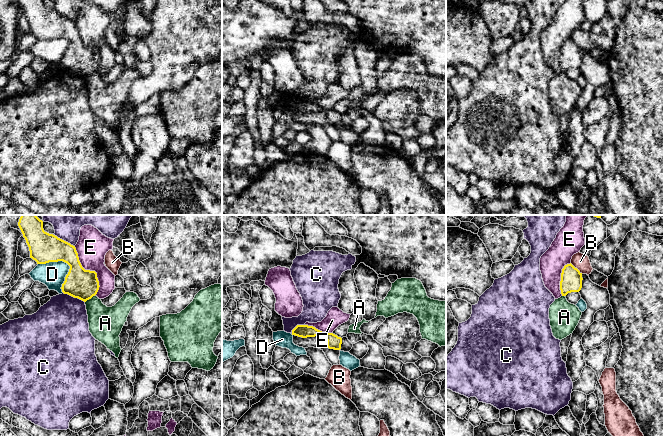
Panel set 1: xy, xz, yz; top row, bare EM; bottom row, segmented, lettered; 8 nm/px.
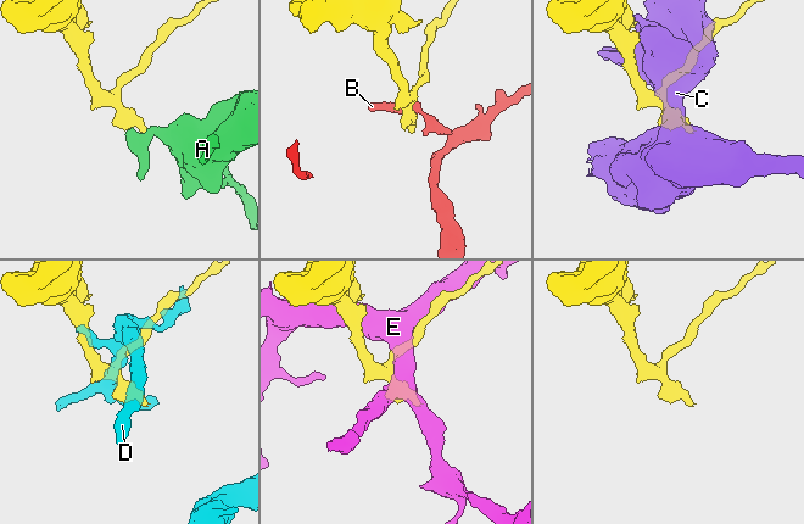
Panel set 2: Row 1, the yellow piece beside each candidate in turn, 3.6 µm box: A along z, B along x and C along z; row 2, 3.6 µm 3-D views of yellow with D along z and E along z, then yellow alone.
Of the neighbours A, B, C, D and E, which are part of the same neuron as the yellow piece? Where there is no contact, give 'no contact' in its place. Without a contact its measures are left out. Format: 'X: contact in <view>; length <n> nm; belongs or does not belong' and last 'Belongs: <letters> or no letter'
A: contact in xy; length 100 nm; does not belong
B: contact in yz; length 130 nm; does not belong
C: contact in xy; length 190 nm; does not belong
D: contact in xy; length 320 nm; does not belong
E: contact in xy; length 440 nm; does not belong
Belongs: no letter

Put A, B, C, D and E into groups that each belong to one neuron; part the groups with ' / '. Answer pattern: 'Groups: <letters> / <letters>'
Groups: A / B / C / D / E

